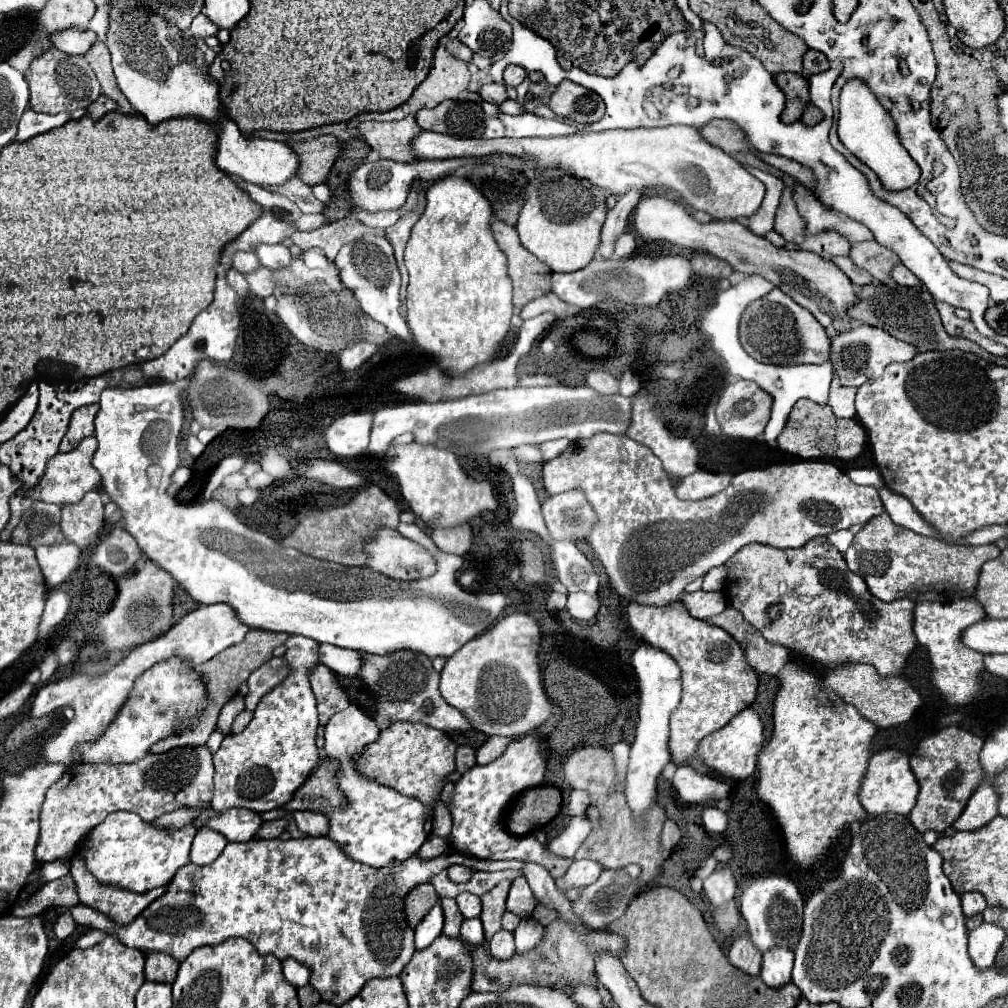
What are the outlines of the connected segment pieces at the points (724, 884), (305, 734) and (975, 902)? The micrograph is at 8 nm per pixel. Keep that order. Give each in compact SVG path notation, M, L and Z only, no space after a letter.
M716 868L706 880L704 880L704 892L712 904L712 908L722 908L728 904L736 894L736 880L730 868Z
M290 636L286 646L284 658L290 662L290 676L260 700L252 722L240 734L228 734L214 754L214 796L206 806L214 812L222 808L248 808L254 812L280 808L292 800L318 762L318 714L308 682L310 668L320 664L318 644L304 636Z
M966 892L960 898L962 898L962 910L966 916L974 916L986 908L986 900L978 892Z

